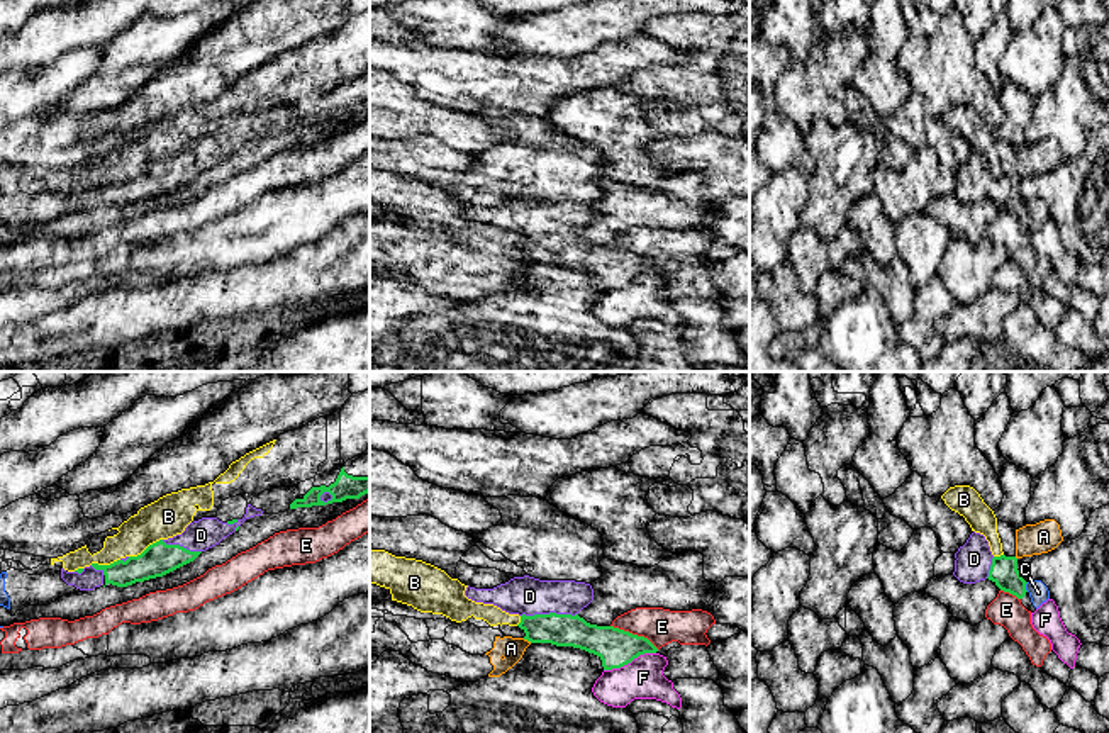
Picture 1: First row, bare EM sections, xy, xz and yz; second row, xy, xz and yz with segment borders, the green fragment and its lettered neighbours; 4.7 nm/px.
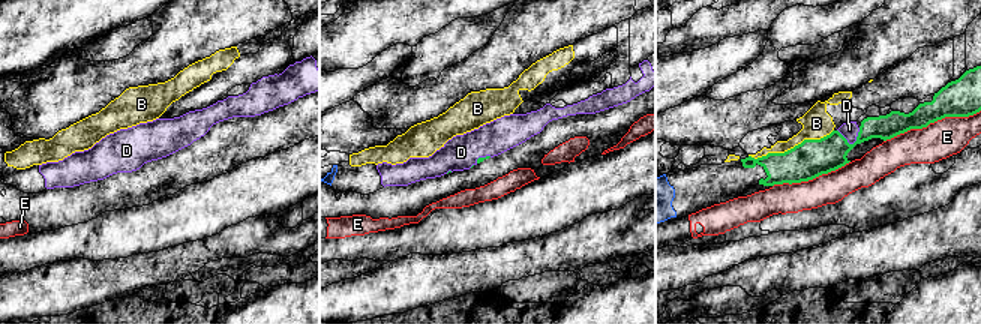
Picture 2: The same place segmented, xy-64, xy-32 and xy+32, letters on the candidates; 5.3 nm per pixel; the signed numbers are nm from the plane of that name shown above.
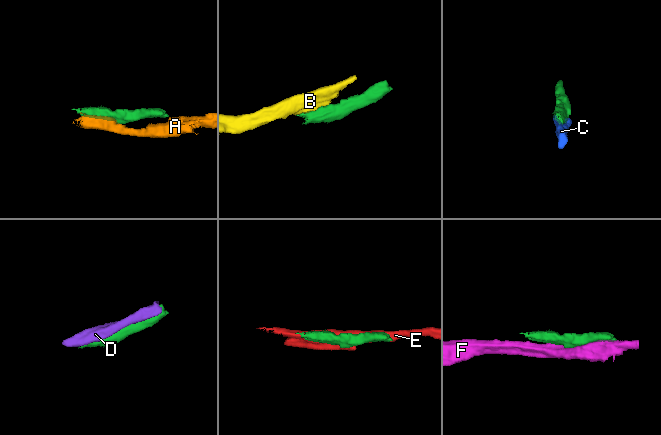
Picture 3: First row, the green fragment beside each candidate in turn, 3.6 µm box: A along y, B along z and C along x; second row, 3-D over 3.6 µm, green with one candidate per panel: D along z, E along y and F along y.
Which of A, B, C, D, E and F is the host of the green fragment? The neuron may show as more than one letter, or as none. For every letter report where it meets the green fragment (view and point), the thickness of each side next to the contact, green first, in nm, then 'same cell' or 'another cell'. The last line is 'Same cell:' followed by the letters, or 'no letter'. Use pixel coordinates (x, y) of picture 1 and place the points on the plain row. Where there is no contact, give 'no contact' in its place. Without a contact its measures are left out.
A: contact xz (528, 260); calibres 160 and 110 nm; another cell
B: contact xy (146, 168); calibres 160 and 190 nm; another cell
C: contact yz (1025, 207); calibres 130 and 90 nm; same cell
D: contact xz (550, 233); calibres 160 and 180 nm; same cell
E: contact xz (635, 255); calibres 180 and 170 nm; another cell
F: contact xz (629, 282); calibres 180 and 190 nm; another cell
Same cell: C, D

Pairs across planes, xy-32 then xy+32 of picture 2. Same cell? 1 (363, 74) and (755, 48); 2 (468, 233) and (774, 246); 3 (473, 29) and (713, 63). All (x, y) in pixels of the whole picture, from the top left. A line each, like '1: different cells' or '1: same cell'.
1: same cell
2: different cells
3: different cells

